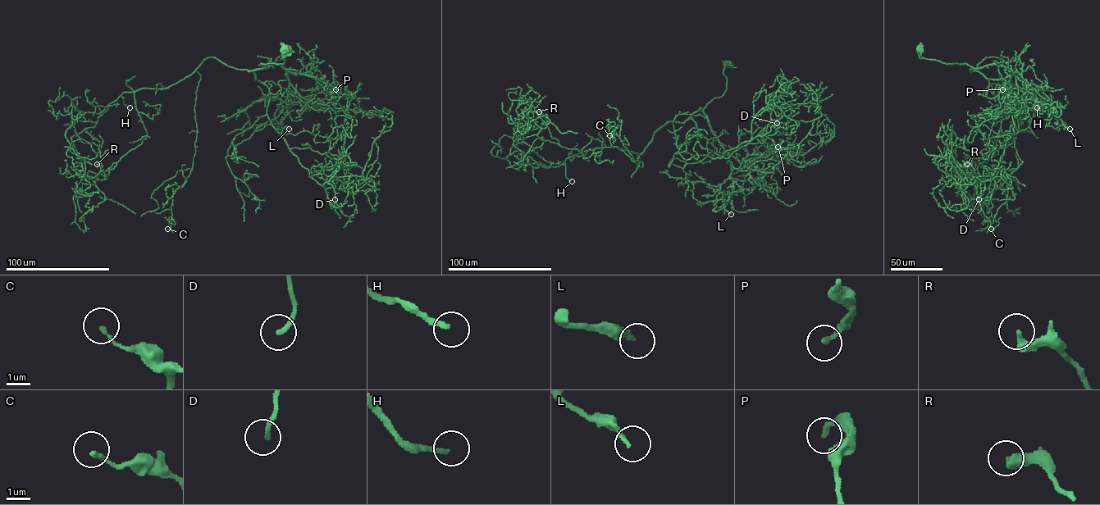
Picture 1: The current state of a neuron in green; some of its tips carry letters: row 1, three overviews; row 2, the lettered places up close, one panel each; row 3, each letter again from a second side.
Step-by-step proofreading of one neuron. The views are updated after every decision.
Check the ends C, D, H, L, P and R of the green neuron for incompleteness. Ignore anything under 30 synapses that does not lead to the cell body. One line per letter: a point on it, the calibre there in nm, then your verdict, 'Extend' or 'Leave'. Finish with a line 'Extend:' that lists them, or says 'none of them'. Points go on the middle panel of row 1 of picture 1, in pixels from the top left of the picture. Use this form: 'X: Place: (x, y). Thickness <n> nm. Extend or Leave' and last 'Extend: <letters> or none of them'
C: Place: (609, 135). Thickness 160 nm. Leave
D: Place: (777, 123). Thickness 180 nm. Leave
H: Place: (572, 181). Thickness 200 nm. Extend
L: Place: (731, 214). Thickness 190 nm. Leave
P: Place: (778, 147). Thickness 180 nm. Leave
R: Place: (539, 111). Thickness 240 nm. Leave
Extend: H

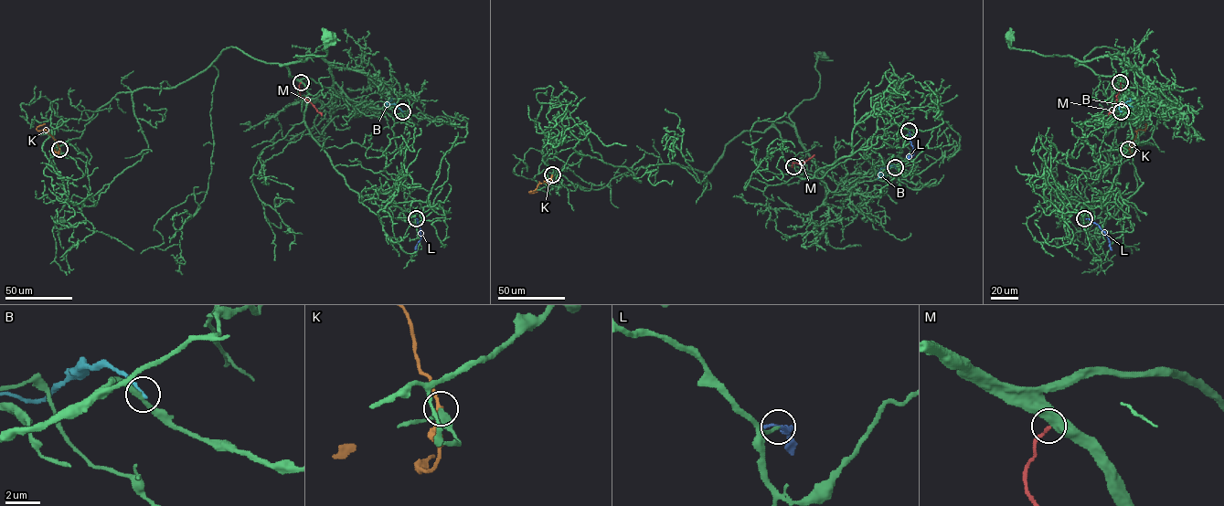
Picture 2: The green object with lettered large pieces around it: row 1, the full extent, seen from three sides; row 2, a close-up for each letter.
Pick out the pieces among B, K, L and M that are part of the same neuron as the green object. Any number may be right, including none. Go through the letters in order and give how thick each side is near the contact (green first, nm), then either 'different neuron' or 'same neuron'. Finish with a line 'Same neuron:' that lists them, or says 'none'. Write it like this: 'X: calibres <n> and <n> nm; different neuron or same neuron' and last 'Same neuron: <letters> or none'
B: calibres 280 and 240 nm; different neuron
K: calibres 240 and 240 nm; same neuron
L: calibres 200 and 200 nm; same neuron
M: calibres 480 and 140 nm; different neuron
Same neuron: K, L

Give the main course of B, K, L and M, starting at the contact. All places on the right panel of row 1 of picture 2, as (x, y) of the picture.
B: (1121, 111), (1119, 106), (1131, 100), (1129, 98)
K: (1128, 149), (1137, 130), (1144, 131), (1145, 123)
L: (1084, 218), (1098, 225), (1112, 250)
M: (1120, 82), (1116, 101), (1108, 115)

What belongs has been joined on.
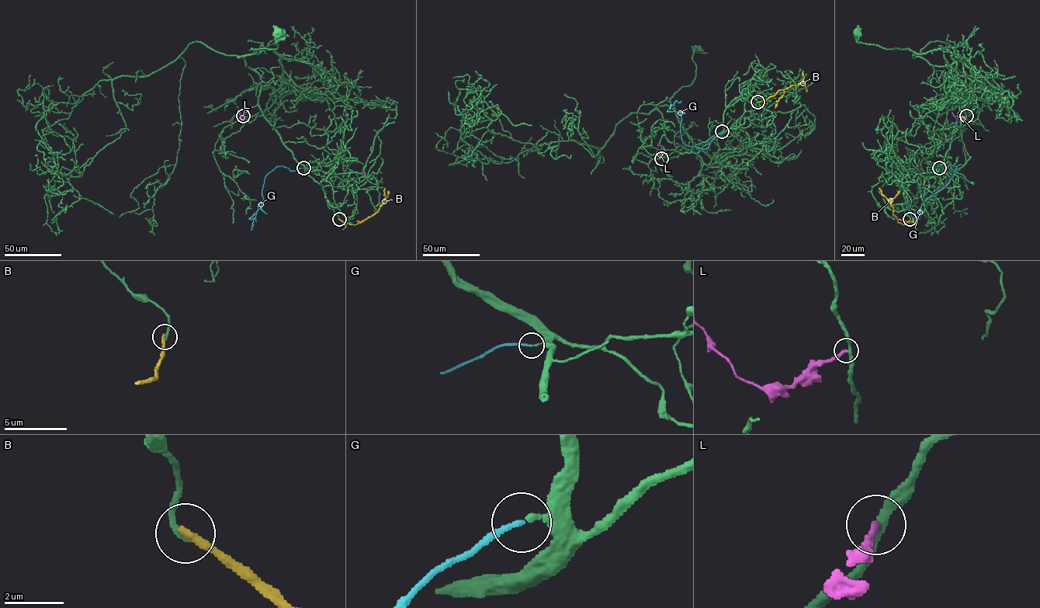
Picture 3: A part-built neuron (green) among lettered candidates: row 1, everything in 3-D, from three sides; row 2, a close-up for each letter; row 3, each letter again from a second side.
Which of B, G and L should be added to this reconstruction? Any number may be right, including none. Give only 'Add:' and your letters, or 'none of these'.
Add: G

